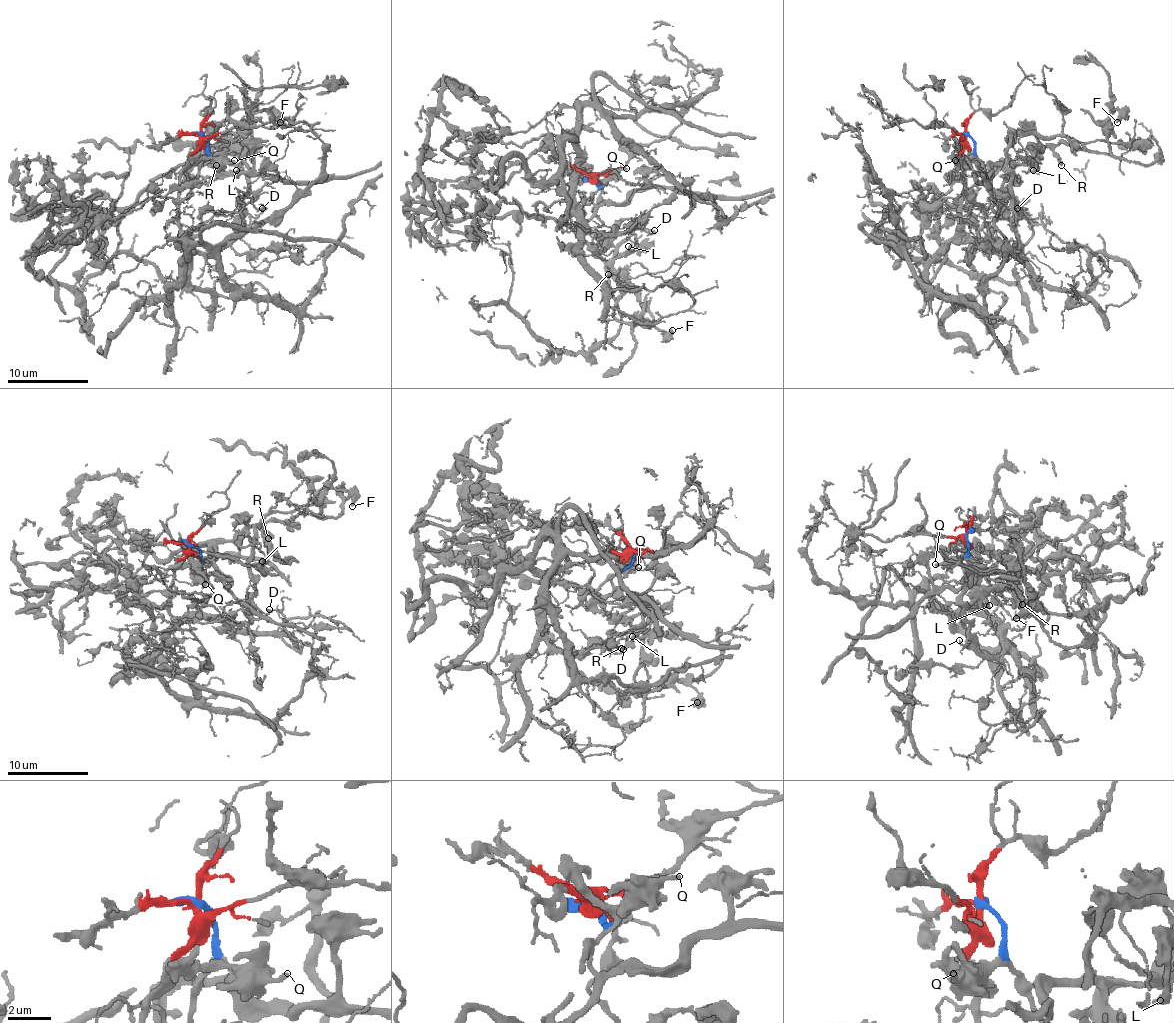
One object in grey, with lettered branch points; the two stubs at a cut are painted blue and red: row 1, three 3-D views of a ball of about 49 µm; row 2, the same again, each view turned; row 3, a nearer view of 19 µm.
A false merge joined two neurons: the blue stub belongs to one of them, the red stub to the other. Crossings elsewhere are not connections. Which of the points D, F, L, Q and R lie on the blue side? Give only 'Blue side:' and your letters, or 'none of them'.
Blue side: F, L, Q, R

